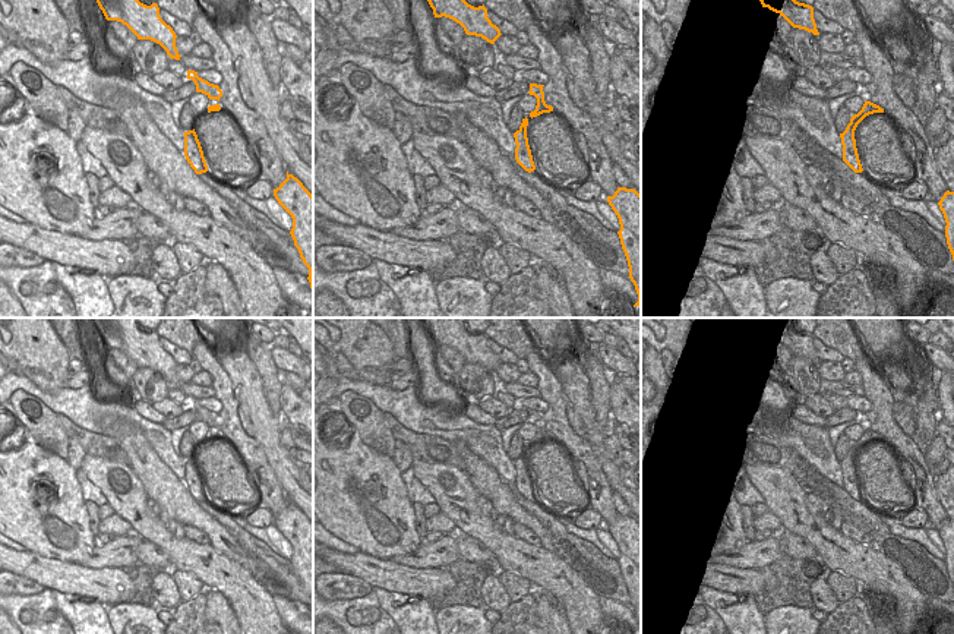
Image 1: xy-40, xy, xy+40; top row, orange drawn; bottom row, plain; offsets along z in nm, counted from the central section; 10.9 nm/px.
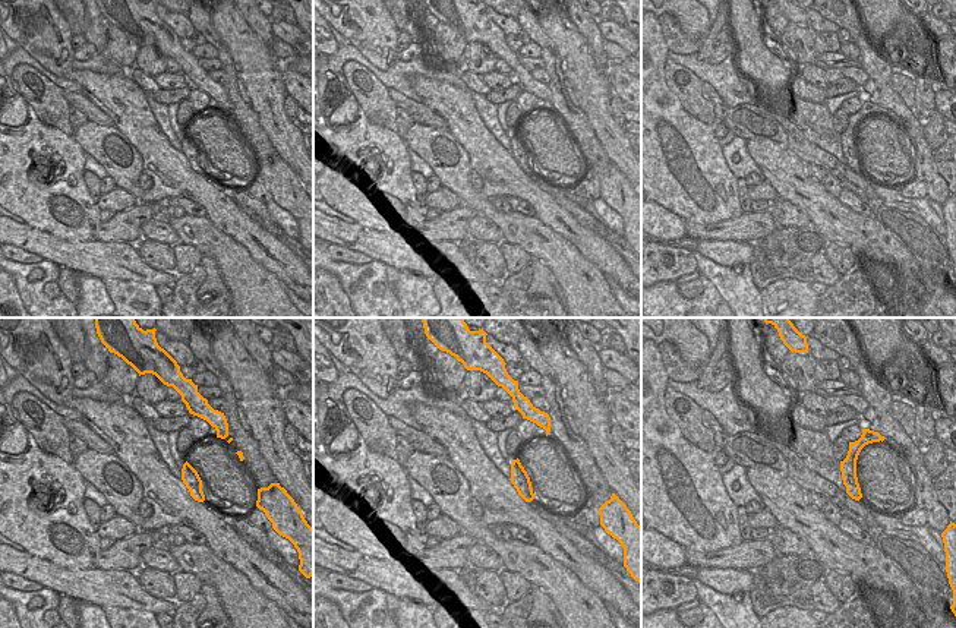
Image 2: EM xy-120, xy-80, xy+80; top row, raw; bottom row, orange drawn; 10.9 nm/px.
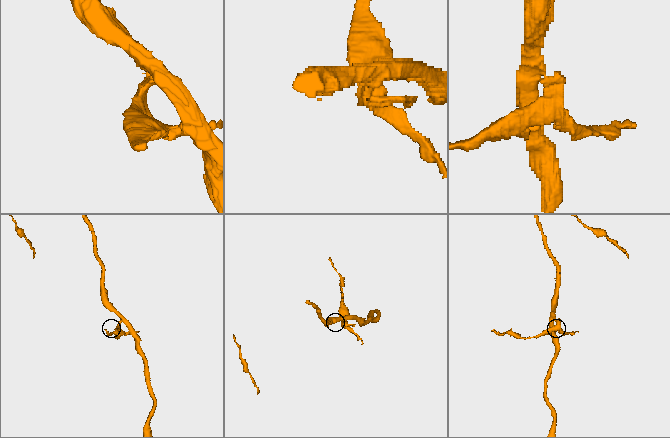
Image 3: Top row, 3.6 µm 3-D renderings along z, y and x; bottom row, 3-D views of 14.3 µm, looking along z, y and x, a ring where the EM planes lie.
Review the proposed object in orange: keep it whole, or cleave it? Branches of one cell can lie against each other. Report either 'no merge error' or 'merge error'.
merge error

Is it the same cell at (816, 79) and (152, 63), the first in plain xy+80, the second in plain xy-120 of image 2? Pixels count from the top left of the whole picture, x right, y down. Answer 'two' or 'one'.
two

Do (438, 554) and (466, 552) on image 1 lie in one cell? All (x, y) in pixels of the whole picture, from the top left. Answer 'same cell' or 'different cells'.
different cells

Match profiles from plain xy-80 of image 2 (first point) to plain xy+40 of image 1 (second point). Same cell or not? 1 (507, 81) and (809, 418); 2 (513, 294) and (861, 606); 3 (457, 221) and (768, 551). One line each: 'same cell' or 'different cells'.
1: different cells
2: same cell
3: same cell

